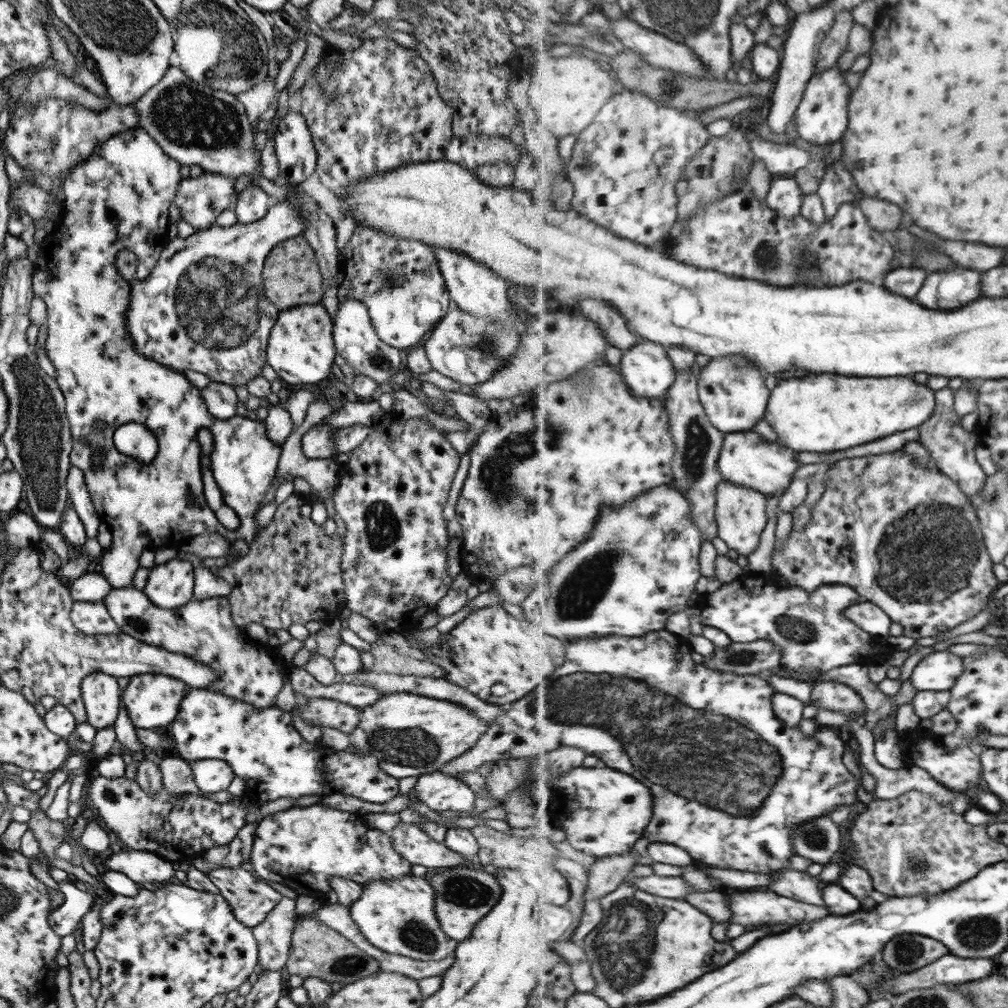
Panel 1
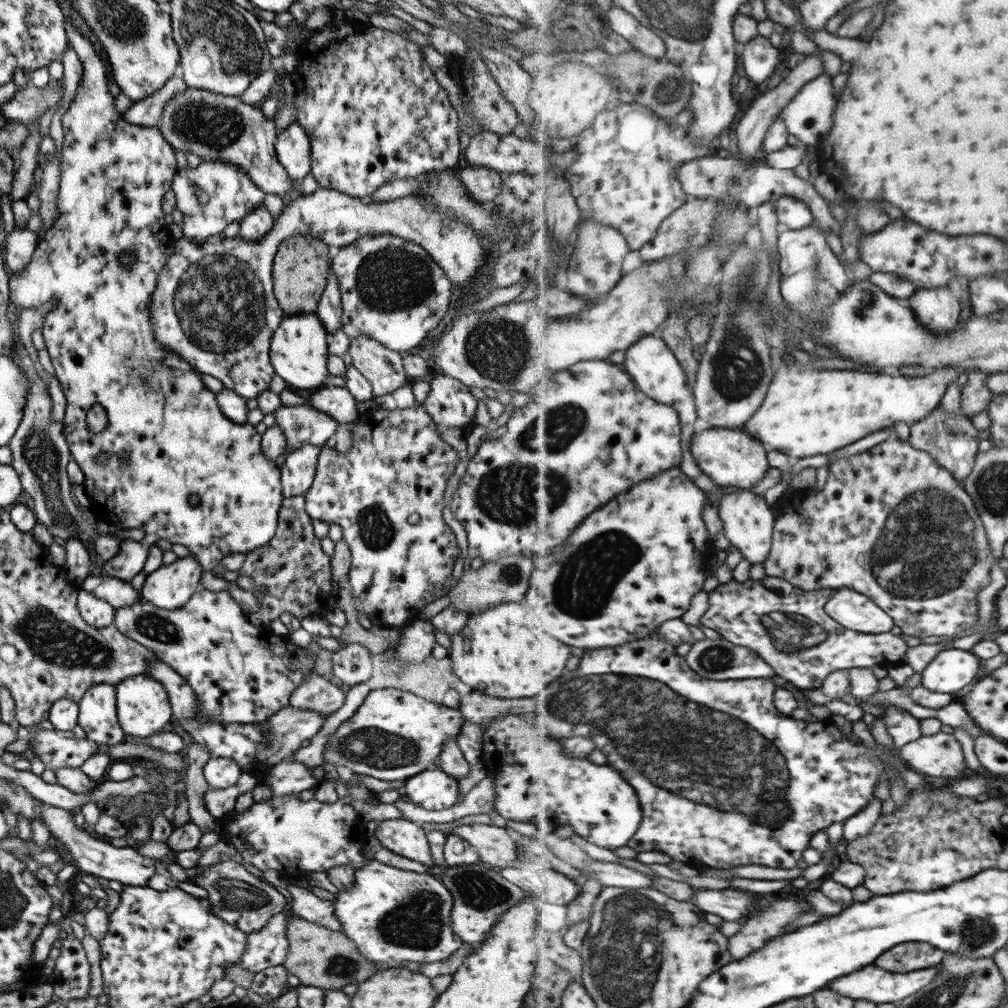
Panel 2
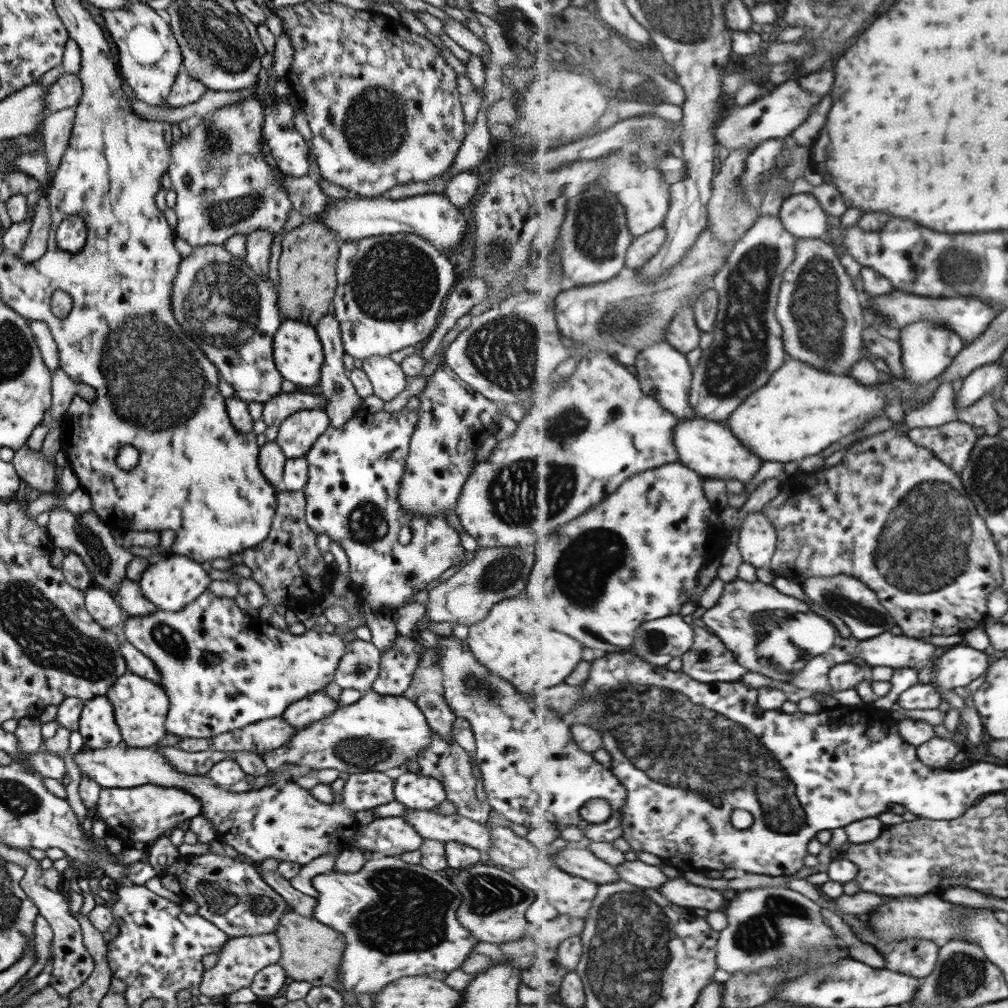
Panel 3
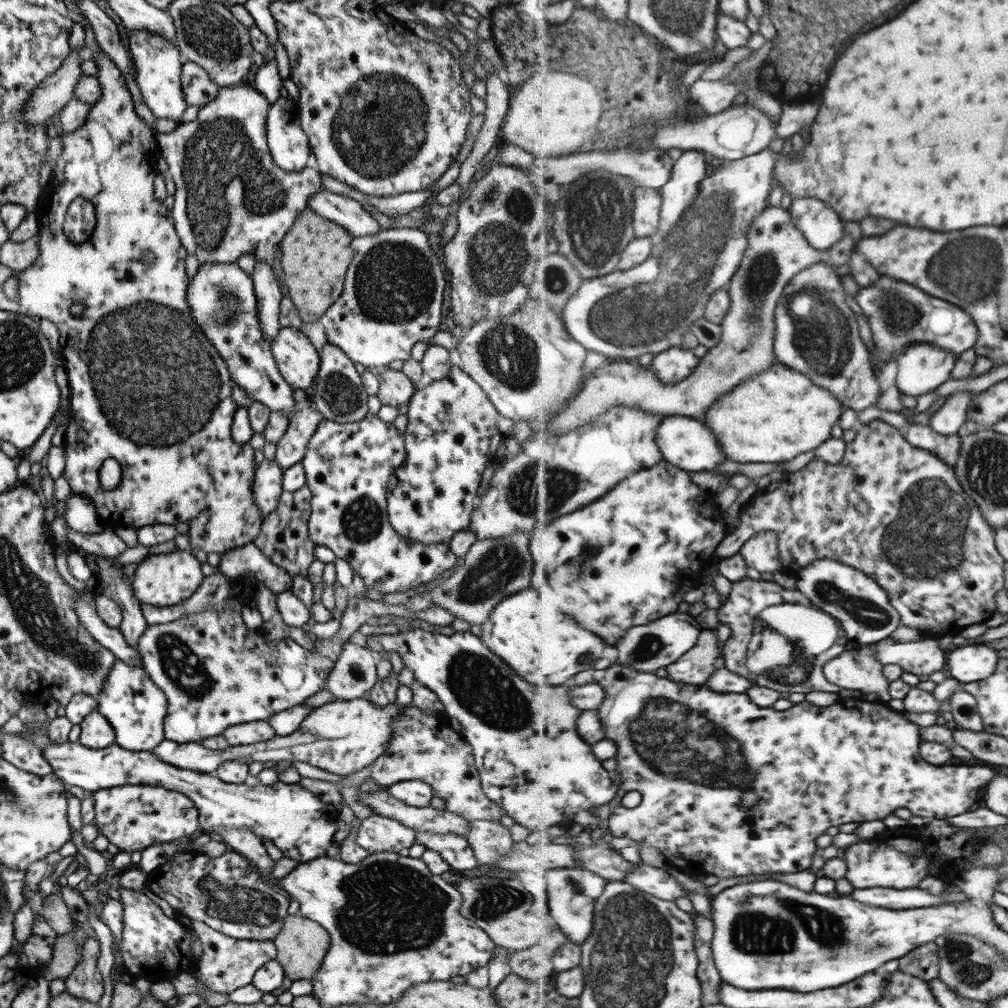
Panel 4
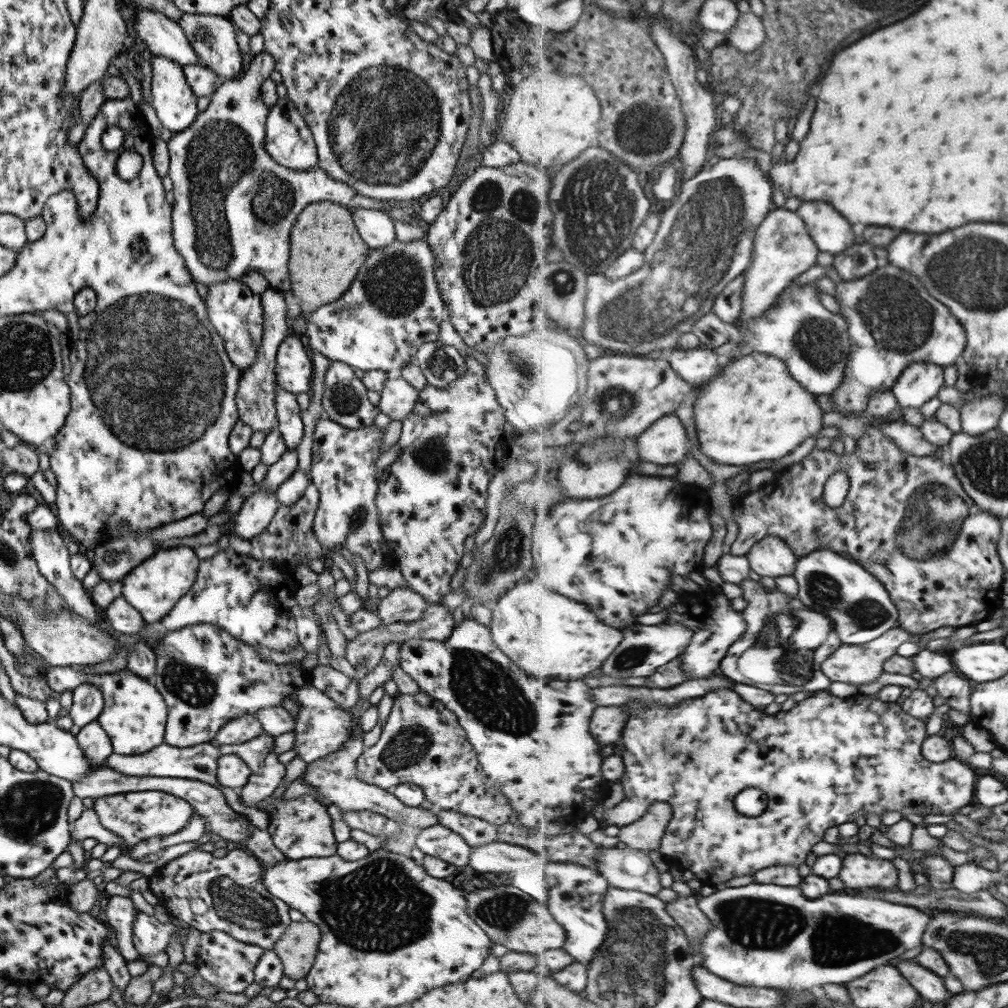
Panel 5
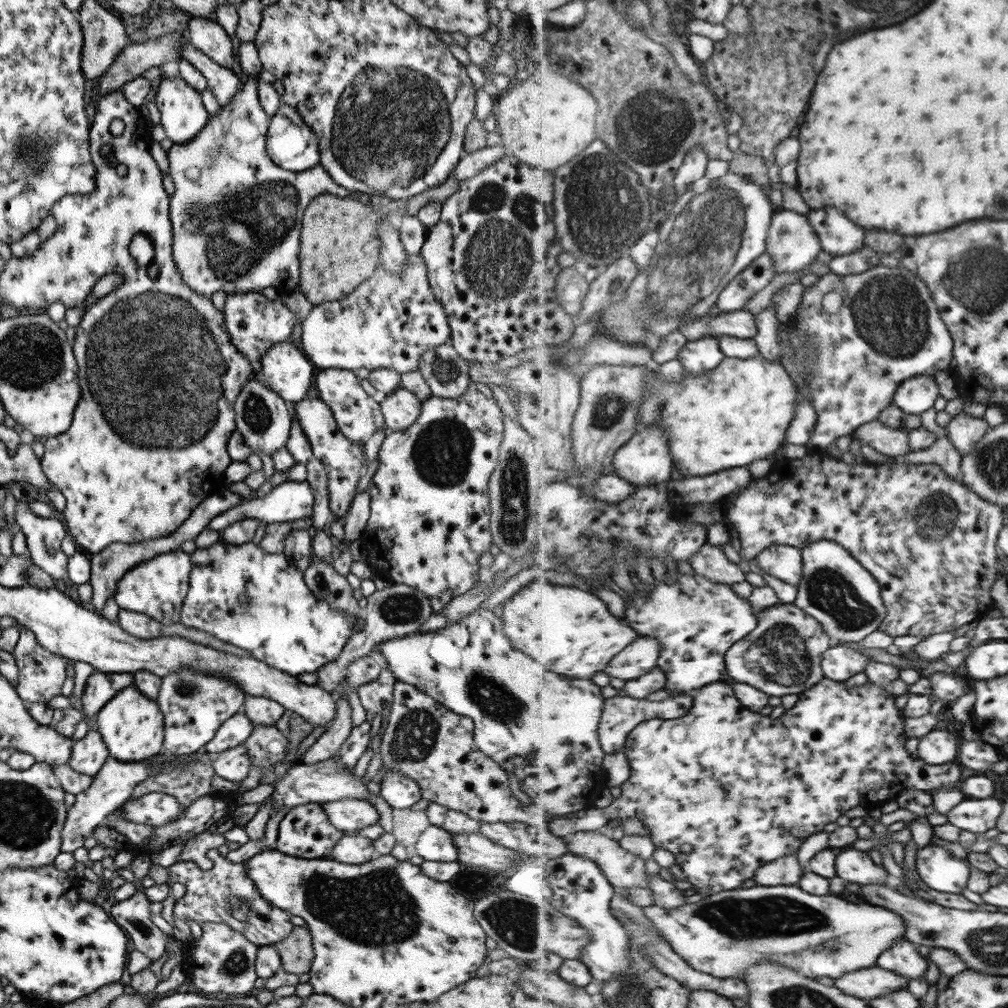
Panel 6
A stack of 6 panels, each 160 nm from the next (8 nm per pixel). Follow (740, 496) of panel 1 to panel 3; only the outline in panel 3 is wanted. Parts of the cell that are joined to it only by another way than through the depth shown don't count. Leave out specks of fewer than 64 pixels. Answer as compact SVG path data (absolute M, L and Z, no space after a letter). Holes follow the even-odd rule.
M761 511L750 512L740 524L739 536L744 562L755 568L769 568L779 550L779 534L771 519Z

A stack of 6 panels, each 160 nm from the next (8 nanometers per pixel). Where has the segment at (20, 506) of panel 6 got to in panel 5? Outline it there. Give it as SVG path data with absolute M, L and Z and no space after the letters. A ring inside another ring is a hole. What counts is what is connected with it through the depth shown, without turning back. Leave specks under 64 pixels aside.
M55 529L32 530L30 532L30 545L32 548L32 557L35 559L38 572L47 580L47 583L60 594L60 598L73 612L76 612L81 618L84 618L90 624L97 624L101 618L101 612L92 601L89 591L82 585L82 582L75 580L69 566L69 557L67 549L63 546L63 540Z

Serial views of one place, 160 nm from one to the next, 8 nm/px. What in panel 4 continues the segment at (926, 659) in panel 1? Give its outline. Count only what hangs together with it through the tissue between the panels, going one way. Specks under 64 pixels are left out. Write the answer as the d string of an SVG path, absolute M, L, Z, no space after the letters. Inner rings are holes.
M958 644L947 659L947 675L960 684L988 679L1000 662L999 652L987 645Z

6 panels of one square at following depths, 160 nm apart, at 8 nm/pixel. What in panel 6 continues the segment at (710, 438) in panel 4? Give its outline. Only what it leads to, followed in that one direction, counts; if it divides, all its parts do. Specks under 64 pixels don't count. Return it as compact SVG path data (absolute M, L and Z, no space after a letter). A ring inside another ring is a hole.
M657 423L649 425L649 428L643 428L627 445L623 445L617 451L615 458L613 464L615 474L633 485L667 483L672 478L674 462L669 448L669 438L665 428L661 428Z

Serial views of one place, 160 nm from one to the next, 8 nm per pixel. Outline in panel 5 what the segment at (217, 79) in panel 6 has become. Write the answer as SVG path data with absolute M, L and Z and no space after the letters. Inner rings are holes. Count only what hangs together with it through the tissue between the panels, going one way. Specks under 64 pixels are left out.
M138 7L134 20L131 21L134 22L132 28L136 36L140 38L151 54L164 56L180 65L199 65L192 46L187 42L181 27L174 20L153 9Z

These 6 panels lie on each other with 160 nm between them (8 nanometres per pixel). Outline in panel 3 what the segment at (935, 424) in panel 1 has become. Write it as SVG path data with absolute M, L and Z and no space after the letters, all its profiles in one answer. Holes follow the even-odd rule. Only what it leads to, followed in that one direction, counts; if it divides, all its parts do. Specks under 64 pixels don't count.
M955 421L933 428L913 428L907 434L911 441L932 449L937 457L960 474L982 432L966 422Z

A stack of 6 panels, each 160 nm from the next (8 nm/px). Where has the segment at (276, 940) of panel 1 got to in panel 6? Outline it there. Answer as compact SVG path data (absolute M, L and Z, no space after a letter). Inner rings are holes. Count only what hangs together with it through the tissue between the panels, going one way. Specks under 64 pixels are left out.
M201 923L202 935L195 940L191 954L193 971L187 976L187 981L194 984L197 993L249 994L254 982L258 979L254 971L254 960L258 946L251 944L242 934L231 930L223 924Z

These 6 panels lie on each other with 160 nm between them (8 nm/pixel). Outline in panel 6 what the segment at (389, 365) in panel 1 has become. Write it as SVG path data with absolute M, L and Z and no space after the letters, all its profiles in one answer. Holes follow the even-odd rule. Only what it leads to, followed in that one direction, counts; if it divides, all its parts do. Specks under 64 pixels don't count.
M401 386L386 394L379 405L387 432L407 430L420 411L420 400Z

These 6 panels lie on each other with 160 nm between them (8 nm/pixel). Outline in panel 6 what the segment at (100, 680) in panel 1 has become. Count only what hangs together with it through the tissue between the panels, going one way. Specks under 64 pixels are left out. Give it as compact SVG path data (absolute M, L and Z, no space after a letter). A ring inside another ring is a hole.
M92 726L86 730L83 738L76 740L72 745L71 756L66 764L75 772L94 778L107 758L107 747L96 727Z

